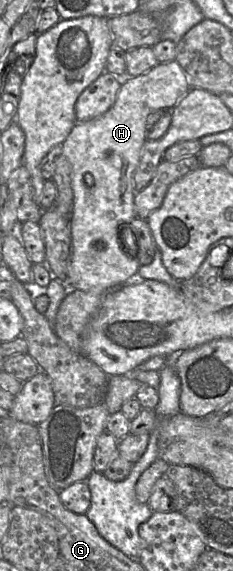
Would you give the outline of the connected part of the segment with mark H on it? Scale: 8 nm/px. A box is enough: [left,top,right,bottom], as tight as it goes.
[60,60,191,292]

